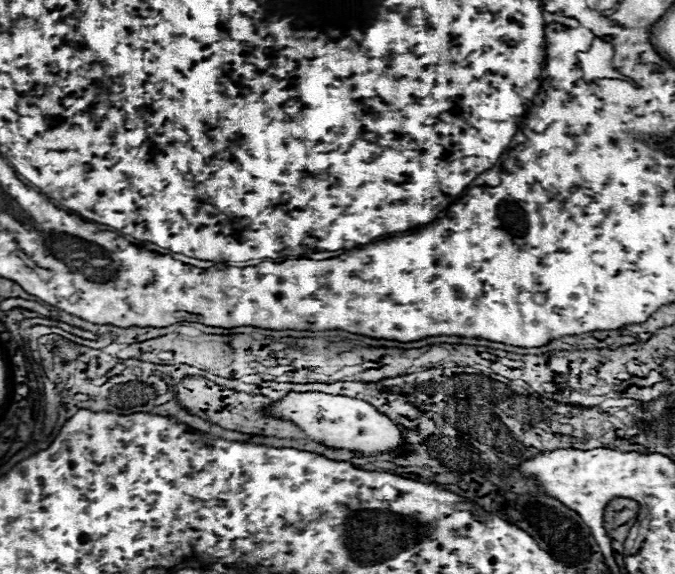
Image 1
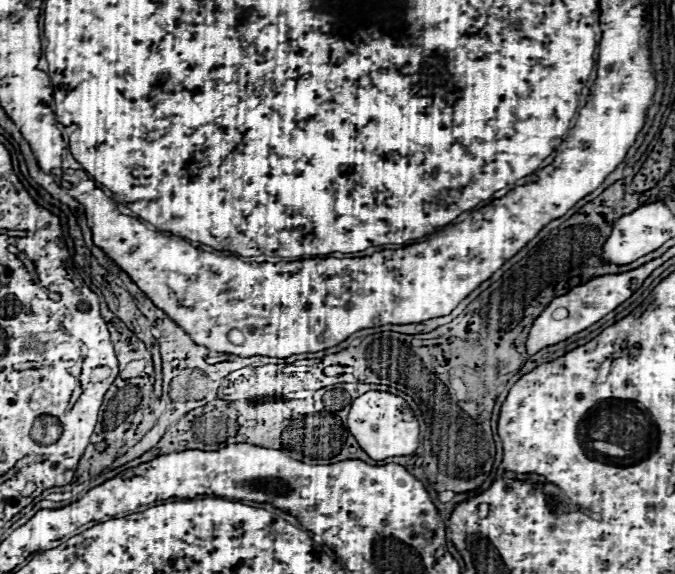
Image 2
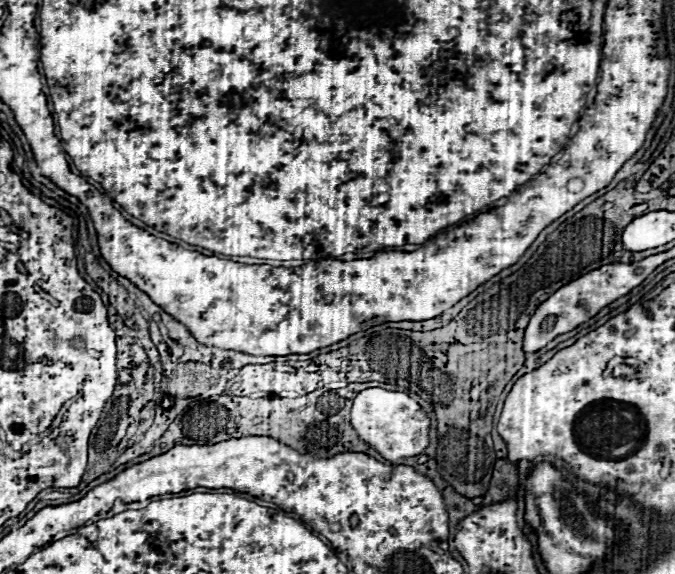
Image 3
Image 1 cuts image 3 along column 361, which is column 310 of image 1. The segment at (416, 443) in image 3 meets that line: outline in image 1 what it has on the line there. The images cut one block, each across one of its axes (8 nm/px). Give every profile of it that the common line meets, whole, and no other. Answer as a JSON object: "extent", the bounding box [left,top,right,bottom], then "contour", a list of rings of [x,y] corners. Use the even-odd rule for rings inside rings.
{"extent":[272,392,404,454],"contour":[[[292,392],[280,402],[274,402],[272,414],[278,418],[286,418],[294,424],[298,424],[312,440],[324,442],[334,448],[346,448],[346,450],[360,450],[368,454],[384,454],[384,452],[398,452],[404,454],[404,440],[400,436],[400,430],[396,424],[374,410],[368,402],[346,398],[346,396],[332,396],[322,392]]]}

